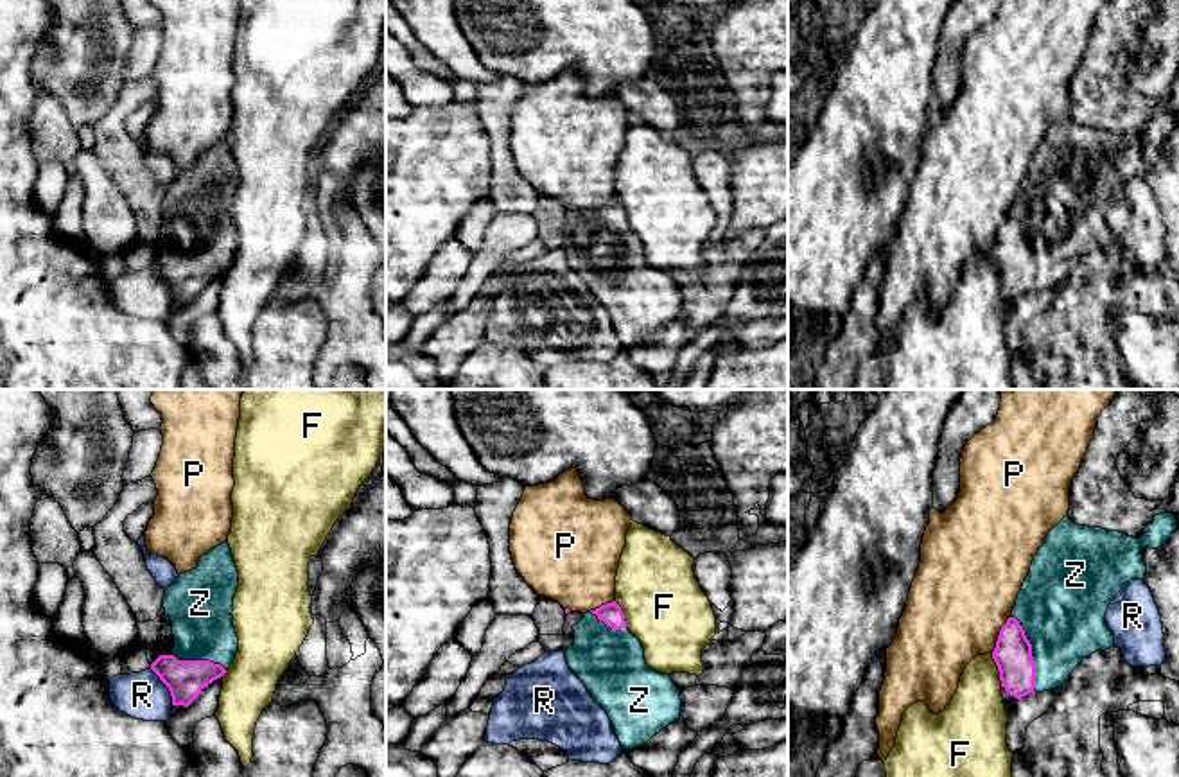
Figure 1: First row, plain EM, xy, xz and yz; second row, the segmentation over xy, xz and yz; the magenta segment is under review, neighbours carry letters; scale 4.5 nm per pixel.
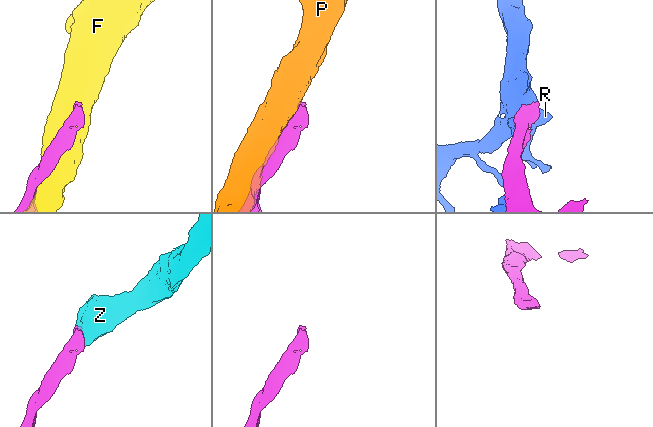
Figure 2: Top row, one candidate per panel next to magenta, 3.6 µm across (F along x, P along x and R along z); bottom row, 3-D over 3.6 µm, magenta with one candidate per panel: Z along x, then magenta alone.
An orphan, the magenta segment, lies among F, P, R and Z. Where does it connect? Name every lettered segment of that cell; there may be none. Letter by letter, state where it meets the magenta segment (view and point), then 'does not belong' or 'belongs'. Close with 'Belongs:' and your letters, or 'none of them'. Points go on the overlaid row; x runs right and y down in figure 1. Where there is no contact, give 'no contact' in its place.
F: meets magenta in yz at (998, 670); does not belong
P: meets magenta in yz at (1000, 634); does not belong
R: meets magenta in xy at (165, 684); does not belong
Z: meets magenta in yz at (1030, 654); belongs
Belongs: Z

